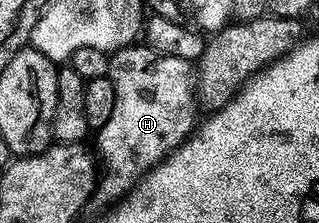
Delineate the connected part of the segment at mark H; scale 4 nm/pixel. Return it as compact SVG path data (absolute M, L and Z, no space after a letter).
M129 46L112 56L110 79L118 94L118 106L98 134L98 160L102 165L98 196L108 206L123 200L152 169L194 135L198 127L196 77L193 61L170 58L147 46Z

